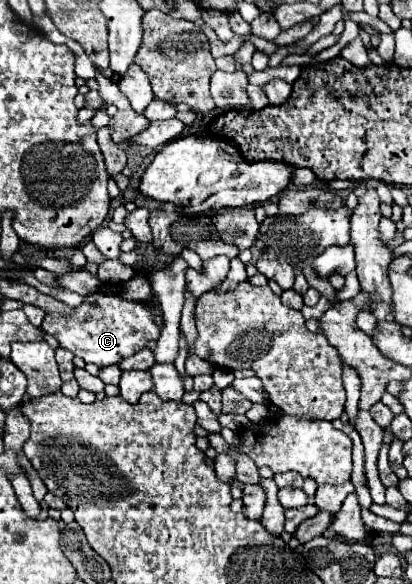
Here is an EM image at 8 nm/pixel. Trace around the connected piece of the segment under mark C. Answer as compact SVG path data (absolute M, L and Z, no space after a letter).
M100 291L88 295L86 301L74 309L74 317L46 317L42 329L56 337L60 347L98 367L118 365L124 357L138 353L148 341L156 341L160 337L160 329L154 323L154 315L148 305L124 301L120 295L104 295Z

